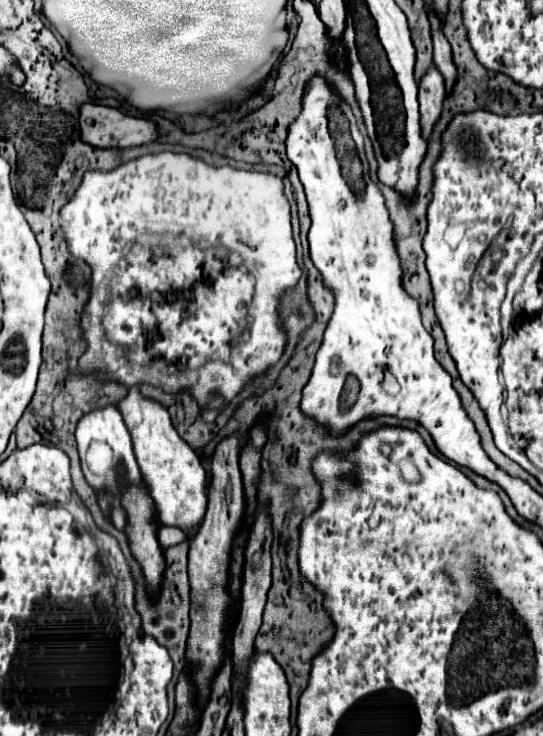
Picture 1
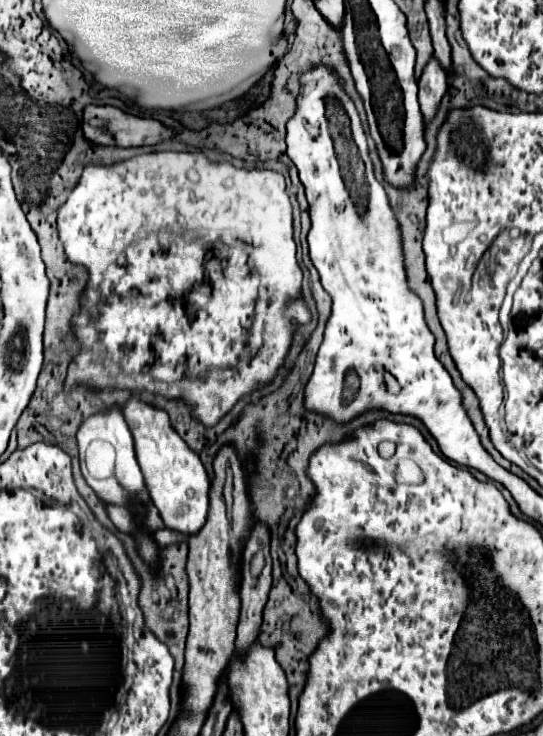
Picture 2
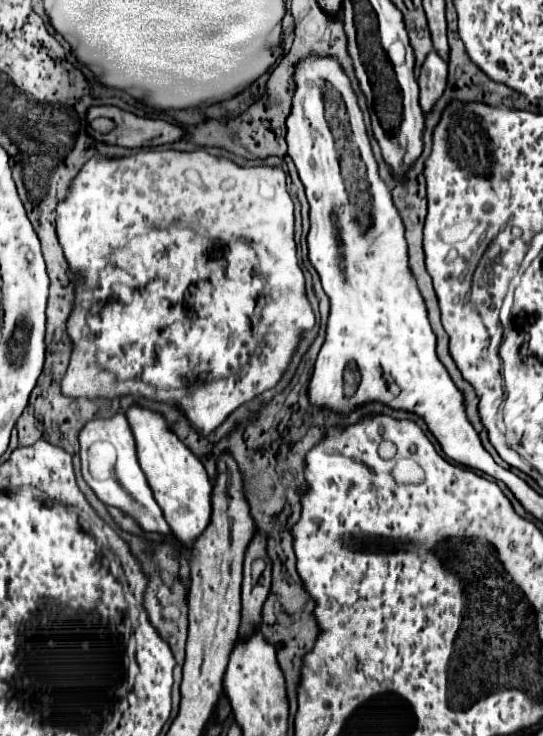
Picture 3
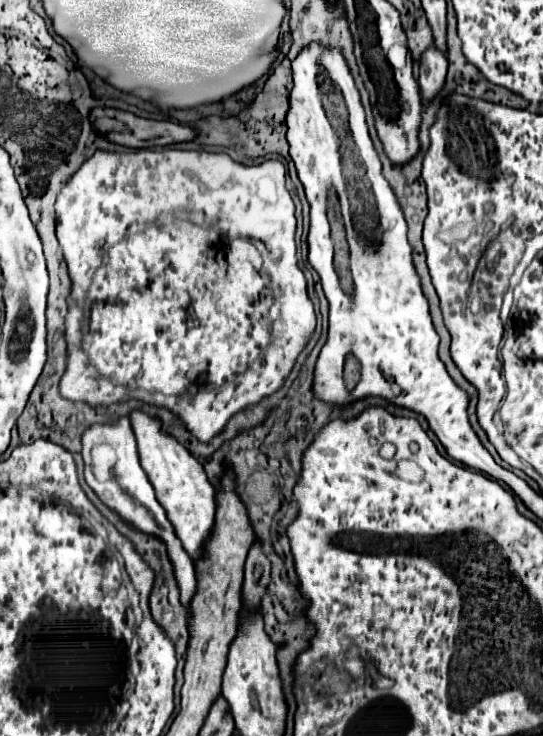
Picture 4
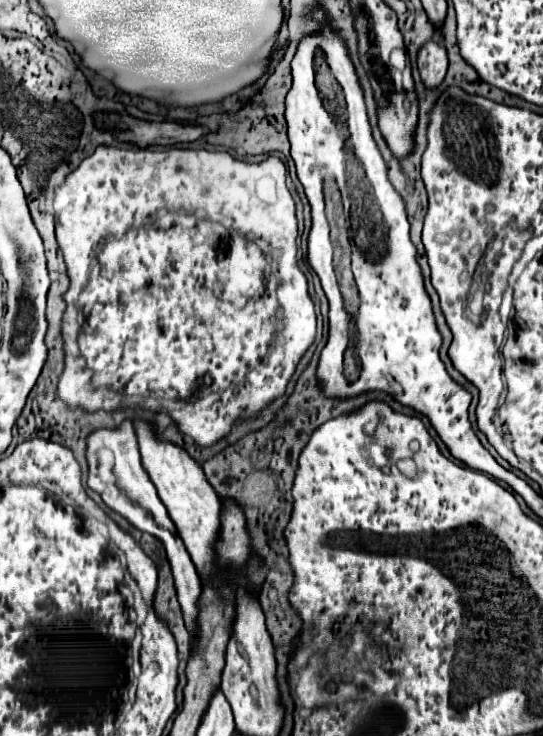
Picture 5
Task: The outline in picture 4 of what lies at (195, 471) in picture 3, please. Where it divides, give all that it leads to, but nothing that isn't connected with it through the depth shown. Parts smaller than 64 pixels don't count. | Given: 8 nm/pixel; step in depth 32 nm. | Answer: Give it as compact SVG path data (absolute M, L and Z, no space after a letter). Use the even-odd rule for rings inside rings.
M132 410L130 424L138 442L140 464L148 480L152 482L156 500L166 510L166 516L174 526L176 536L182 540L182 546L188 552L188 556L192 560L198 560L202 554L202 540L208 538L208 532L214 524L214 514L216 514L214 486L208 482L202 464L174 436L162 430L158 418L140 410Z

